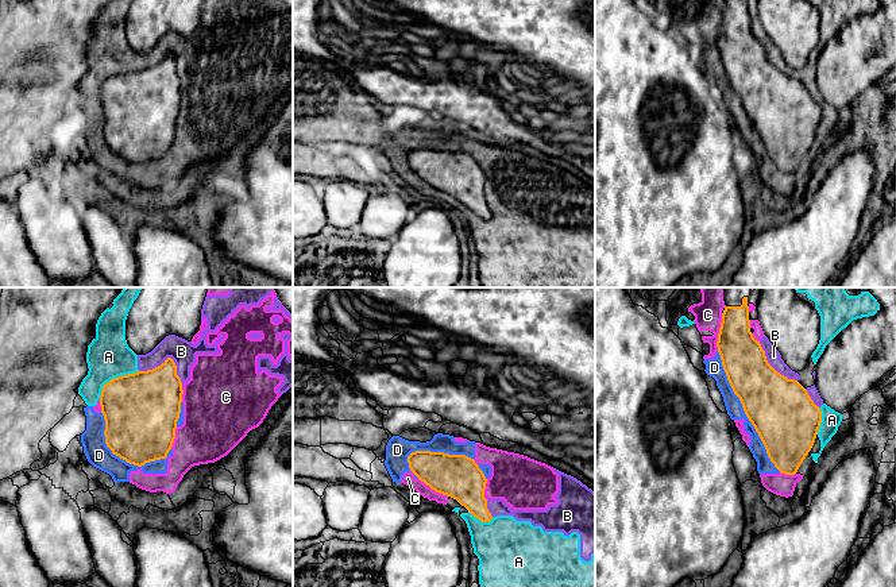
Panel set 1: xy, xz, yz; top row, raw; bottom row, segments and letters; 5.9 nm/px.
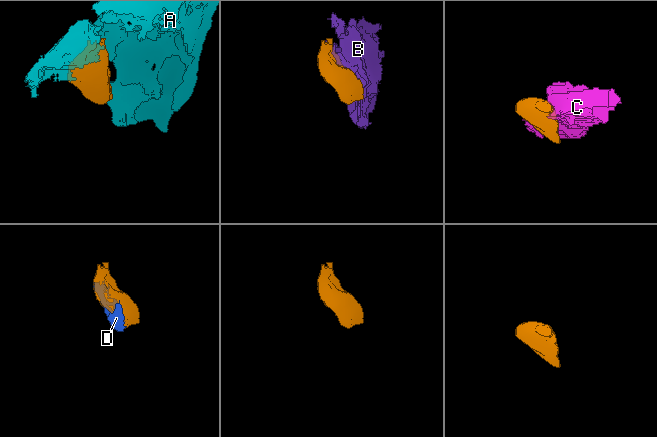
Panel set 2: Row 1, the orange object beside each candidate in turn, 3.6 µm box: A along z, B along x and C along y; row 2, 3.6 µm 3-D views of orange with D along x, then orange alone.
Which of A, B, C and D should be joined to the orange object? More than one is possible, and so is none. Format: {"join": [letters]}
{"join": []}

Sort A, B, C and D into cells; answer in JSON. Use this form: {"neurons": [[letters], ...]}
{"neurons": [["A", "B", "C", "D"]]}

